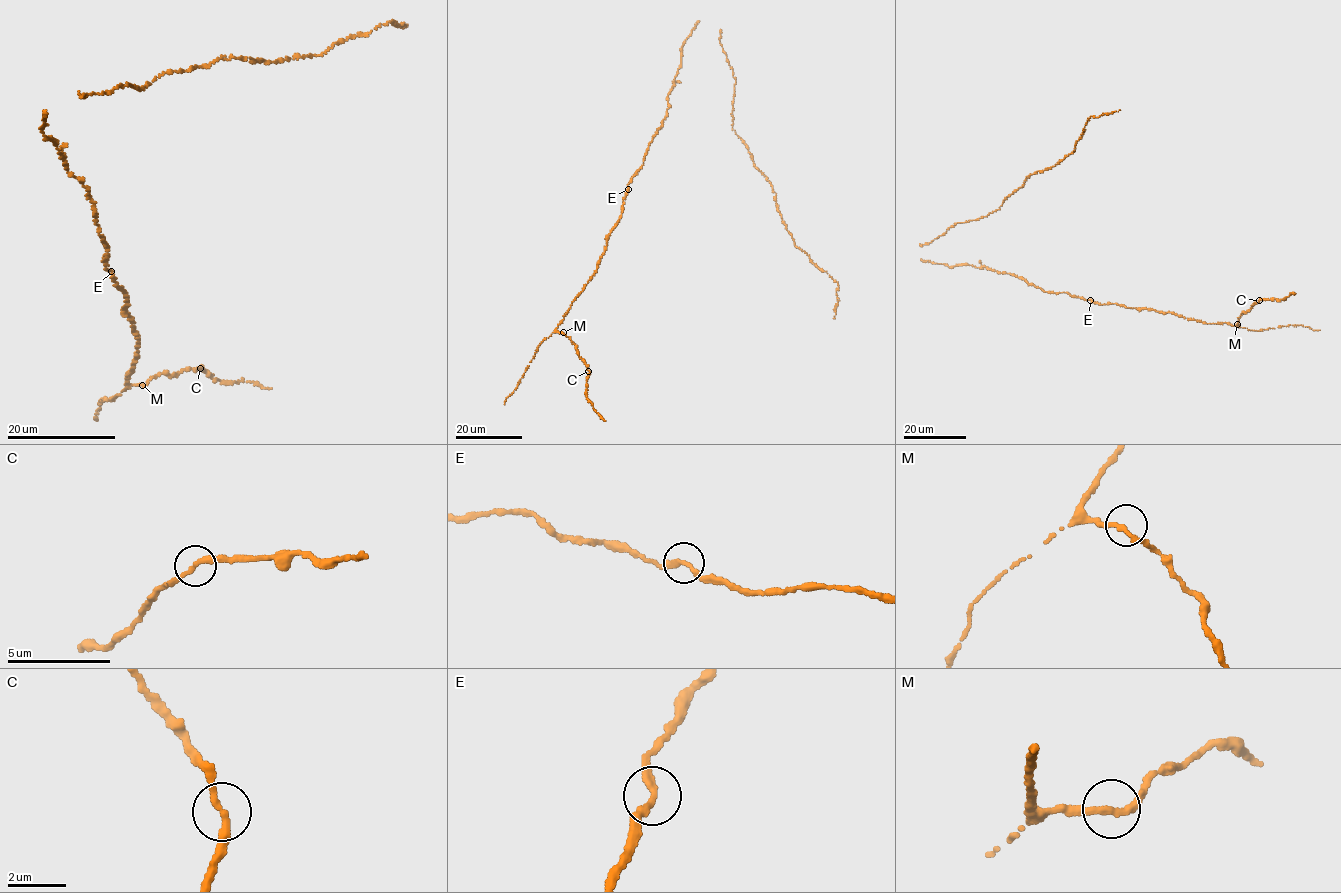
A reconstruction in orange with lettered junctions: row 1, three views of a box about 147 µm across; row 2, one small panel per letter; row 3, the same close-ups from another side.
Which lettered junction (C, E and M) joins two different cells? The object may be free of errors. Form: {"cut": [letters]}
{"cut": []}

